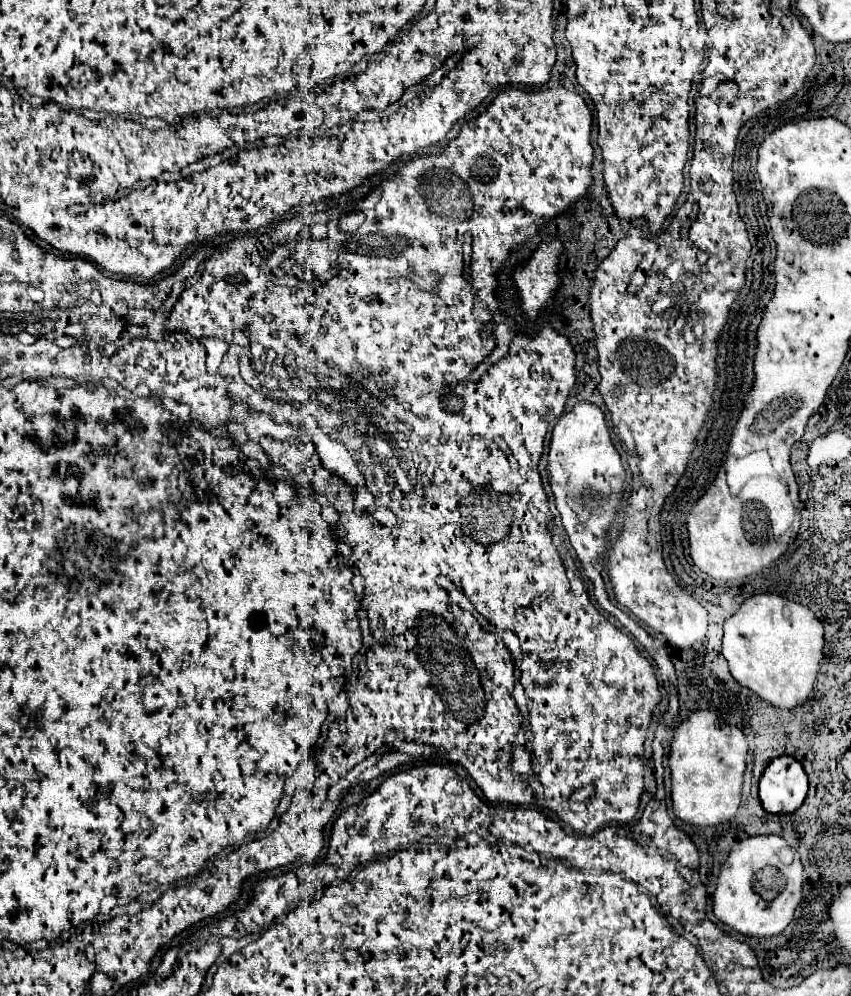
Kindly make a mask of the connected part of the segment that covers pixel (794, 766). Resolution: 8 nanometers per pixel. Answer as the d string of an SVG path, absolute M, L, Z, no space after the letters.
M792 756L774 758L760 778L760 802L766 812L796 812L808 794L808 776Z

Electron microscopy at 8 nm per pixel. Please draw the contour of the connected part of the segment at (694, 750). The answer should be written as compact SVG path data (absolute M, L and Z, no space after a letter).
M698 710L676 728L670 748L672 804L676 818L696 828L728 822L740 806L748 754L744 732L726 724L710 710Z

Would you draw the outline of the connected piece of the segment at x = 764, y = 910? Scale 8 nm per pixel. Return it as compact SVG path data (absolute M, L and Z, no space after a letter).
M752 836L748 840L736 842L728 860L722 866L718 876L716 890L712 894L714 900L714 914L720 922L728 924L740 934L746 936L778 936L786 930L786 926L794 918L794 910L800 906L804 894L804 866L800 862L798 852L782 838L782 836Z

